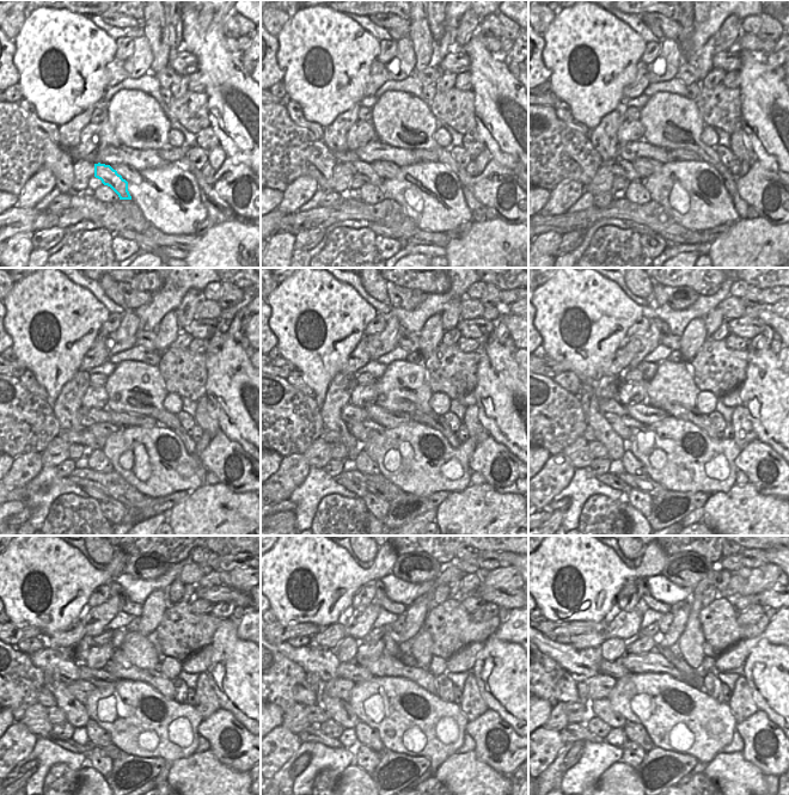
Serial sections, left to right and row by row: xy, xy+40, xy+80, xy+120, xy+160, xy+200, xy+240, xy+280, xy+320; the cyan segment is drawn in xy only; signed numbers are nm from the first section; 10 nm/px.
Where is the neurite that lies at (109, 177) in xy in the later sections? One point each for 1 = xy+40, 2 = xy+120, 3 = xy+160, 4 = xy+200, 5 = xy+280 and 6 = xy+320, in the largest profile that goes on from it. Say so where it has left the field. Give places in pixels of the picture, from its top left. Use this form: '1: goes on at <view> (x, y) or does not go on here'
1: goes on at xy+40 (361, 170)
2: goes on at xy+120 (85, 438)
3: goes on at xy+160 (329, 436)
4: goes on at xy+200 (588, 435)
5: goes on at xy+280 (303, 692)
6: goes on at xy+320 (566, 690)

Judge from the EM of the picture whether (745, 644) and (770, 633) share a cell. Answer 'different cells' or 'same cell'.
same cell

